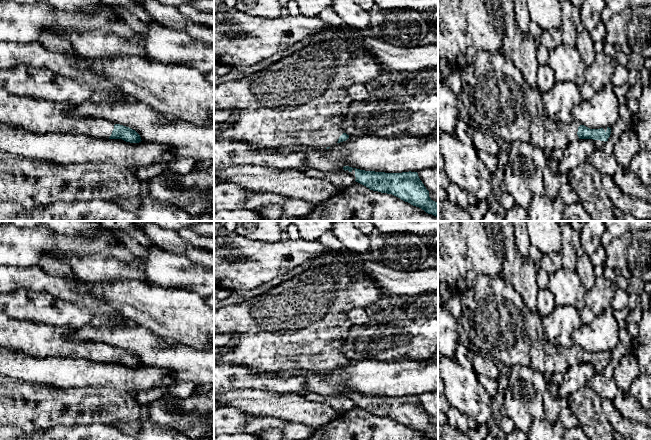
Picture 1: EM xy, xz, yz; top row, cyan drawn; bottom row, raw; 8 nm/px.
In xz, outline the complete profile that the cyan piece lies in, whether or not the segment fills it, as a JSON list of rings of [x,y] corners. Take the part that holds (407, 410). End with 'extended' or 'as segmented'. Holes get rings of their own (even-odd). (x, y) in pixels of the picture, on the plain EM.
[[[349,390],[343,393],[355,394],[355,405],[370,414],[392,418],[401,424],[419,431],[428,438],[438,440],[438,427],[429,421],[429,415],[420,404],[417,396],[385,397],[365,395]]]; as segmented

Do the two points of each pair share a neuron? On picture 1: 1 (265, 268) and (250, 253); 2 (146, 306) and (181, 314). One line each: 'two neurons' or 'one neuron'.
1: one neuron
2: one neuron

